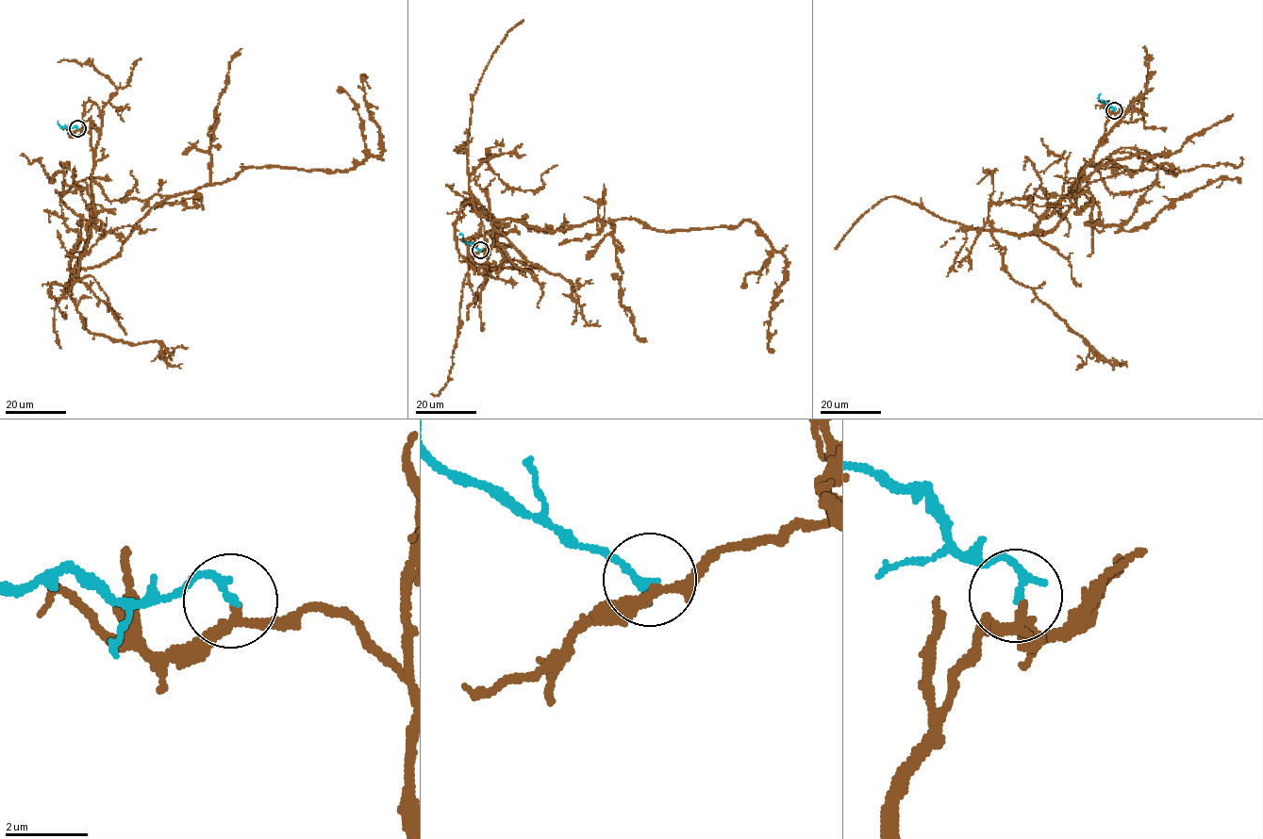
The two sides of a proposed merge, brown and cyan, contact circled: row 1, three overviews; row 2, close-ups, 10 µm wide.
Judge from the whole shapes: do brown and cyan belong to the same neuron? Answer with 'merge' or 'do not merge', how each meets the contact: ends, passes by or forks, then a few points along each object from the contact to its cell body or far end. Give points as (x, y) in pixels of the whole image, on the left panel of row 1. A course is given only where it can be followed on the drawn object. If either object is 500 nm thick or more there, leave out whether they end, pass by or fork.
do not merge | brown passes by | cyan ends | brown via (77, 128), (94, 166), (74, 270), (115, 257), (155, 205), (246, 168), (350, 170), (381, 155), (367, 76) | cyan via (77, 128), (60, 127), (58, 121)

